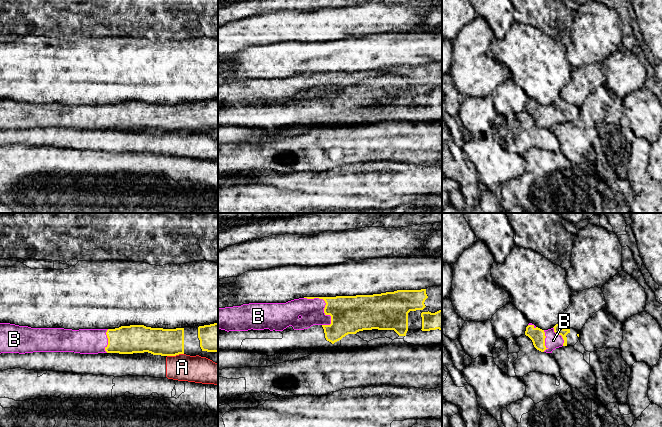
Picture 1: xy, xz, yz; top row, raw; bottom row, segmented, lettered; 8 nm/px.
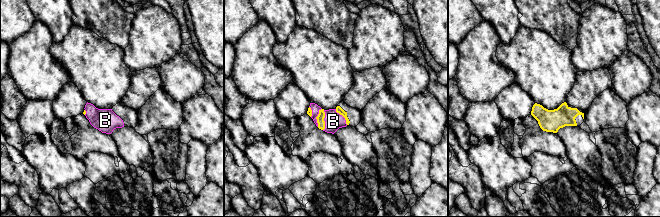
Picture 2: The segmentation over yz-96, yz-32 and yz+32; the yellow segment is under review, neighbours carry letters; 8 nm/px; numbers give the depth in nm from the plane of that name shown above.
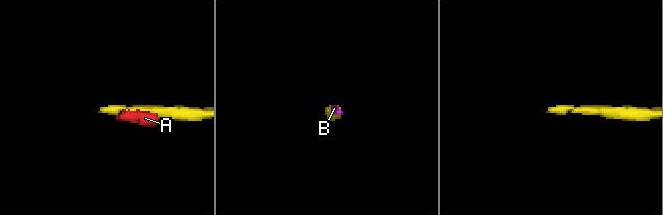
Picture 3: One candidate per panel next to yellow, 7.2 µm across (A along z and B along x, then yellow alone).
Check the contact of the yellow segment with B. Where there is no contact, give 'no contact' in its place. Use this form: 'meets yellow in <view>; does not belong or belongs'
meets yellow in xz; belongs

